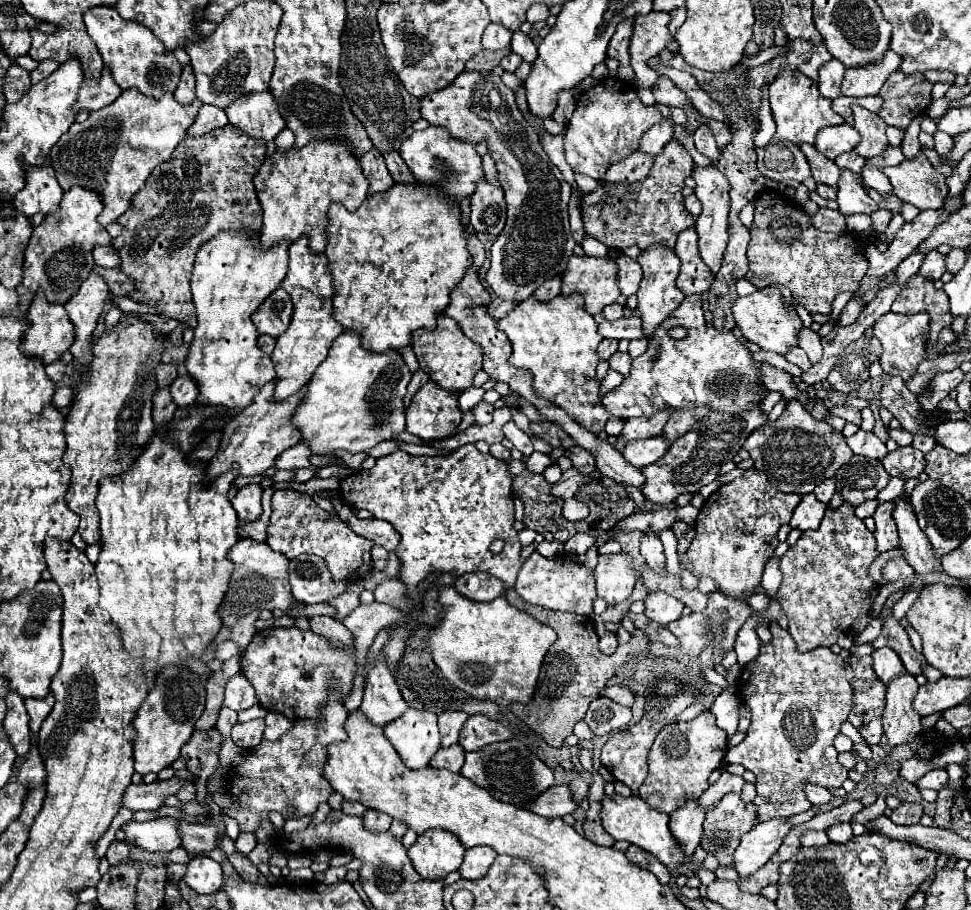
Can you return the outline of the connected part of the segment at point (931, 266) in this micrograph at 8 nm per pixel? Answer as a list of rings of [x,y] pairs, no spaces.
[[[930,251],[926,257],[924,257],[924,263],[920,267],[920,275],[930,279],[930,281],[936,281],[944,275],[946,267],[944,267],[944,255],[938,253],[938,251]]]

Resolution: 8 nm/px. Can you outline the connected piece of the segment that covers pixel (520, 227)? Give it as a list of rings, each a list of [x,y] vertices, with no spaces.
[[[464,71],[450,87],[426,95],[420,101],[420,113],[430,125],[448,129],[448,135],[458,141],[466,141],[474,145],[478,145],[480,141],[486,141],[488,155],[496,161],[498,183],[504,187],[504,193],[506,193],[508,221],[504,231],[498,235],[496,243],[490,249],[492,261],[484,279],[492,287],[498,299],[504,299],[504,301],[528,299],[546,279],[560,275],[566,269],[572,249],[576,247],[576,241],[570,233],[570,223],[568,223],[568,201],[570,201],[572,187],[562,179],[560,169],[554,163],[550,163],[538,139],[538,131],[534,127],[530,131],[530,123],[520,113],[514,101],[512,89],[506,87],[498,75],[494,77],[494,75],[476,73],[476,71]]]

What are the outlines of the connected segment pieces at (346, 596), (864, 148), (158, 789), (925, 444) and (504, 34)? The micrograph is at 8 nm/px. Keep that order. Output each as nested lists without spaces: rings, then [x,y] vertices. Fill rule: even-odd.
[[[342,593],[332,599],[332,607],[336,609],[336,619],[340,619],[340,621],[344,617],[348,617],[356,609],[356,605],[360,605],[360,599],[358,599],[358,595],[352,595],[352,593]]]
[[[852,105],[852,113],[854,113],[854,127],[862,135],[862,141],[856,145],[856,151],[866,159],[882,155],[882,151],[888,147],[886,123],[876,113],[860,105]]]
[[[176,775],[168,781],[156,781],[152,785],[146,785],[146,783],[140,783],[140,785],[128,785],[126,793],[124,793],[124,799],[122,799],[122,805],[132,809],[132,811],[138,811],[138,809],[150,809],[150,811],[156,811],[158,807],[164,805],[164,799],[168,795],[176,795],[178,789],[188,783],[186,779],[178,779]]]
[[[914,435],[914,443],[912,443],[918,451],[922,451],[922,453],[928,453],[928,451],[932,451],[934,449],[934,445],[936,445],[936,441],[932,439],[932,437],[928,437],[928,435]]]
[[[490,23],[482,35],[482,49],[490,49],[490,51],[498,51],[498,49],[506,49],[510,47],[510,39],[512,39],[512,31],[506,31],[506,27]]]

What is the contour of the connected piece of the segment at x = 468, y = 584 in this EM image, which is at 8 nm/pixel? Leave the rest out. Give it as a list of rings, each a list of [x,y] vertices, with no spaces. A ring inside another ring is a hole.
[[[466,573],[456,579],[454,583],[456,591],[472,601],[492,601],[496,597],[502,597],[506,587],[500,579],[488,575],[488,573]]]

